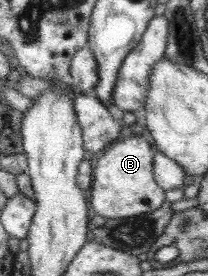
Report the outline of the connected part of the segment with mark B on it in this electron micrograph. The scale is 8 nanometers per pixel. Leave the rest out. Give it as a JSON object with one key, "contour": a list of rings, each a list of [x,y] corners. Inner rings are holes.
{"contour":[[[143,138],[115,140],[93,169],[91,211],[103,218],[125,218],[157,210],[165,202],[165,191],[153,178],[153,151]]]}

